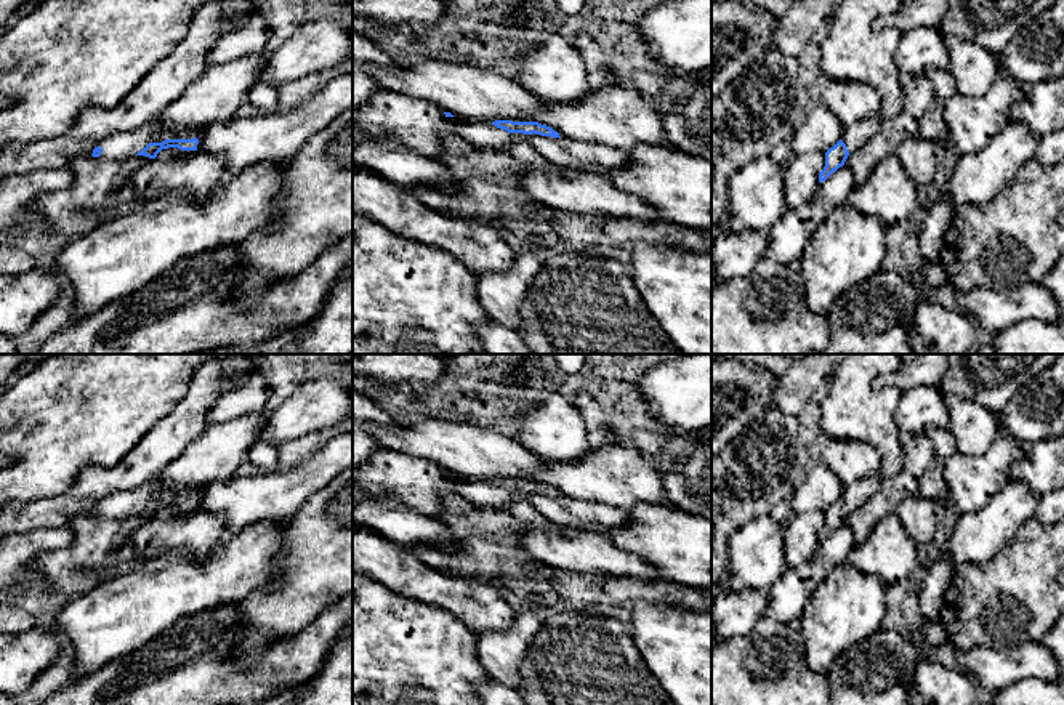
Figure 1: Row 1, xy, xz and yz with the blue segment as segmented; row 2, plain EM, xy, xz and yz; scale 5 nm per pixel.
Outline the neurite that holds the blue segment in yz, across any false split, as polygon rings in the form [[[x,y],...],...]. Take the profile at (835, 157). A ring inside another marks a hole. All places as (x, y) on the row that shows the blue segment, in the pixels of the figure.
[[[880,112],[844,127],[841,139],[825,152],[825,167],[819,175],[819,183],[825,181],[833,171],[844,165],[848,155],[860,149],[869,139],[880,133]]]

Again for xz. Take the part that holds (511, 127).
[[[465,119],[458,127],[460,135],[476,147],[505,149],[511,143],[529,141],[532,133],[551,138],[561,138],[553,128],[538,122],[513,120],[471,120]]]

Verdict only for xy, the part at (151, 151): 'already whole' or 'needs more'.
needs more

